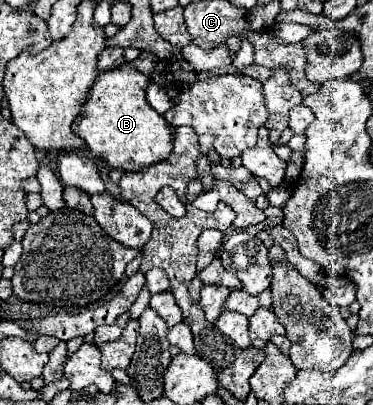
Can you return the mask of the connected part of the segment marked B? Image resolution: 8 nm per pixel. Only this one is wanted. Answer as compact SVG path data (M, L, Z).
M123 65L115 71L97 75L91 87L89 99L81 109L81 117L75 125L77 135L85 141L95 163L123 173L143 171L159 161L165 161L173 149L175 127L169 125L145 99L145 87L149 79L135 67Z

